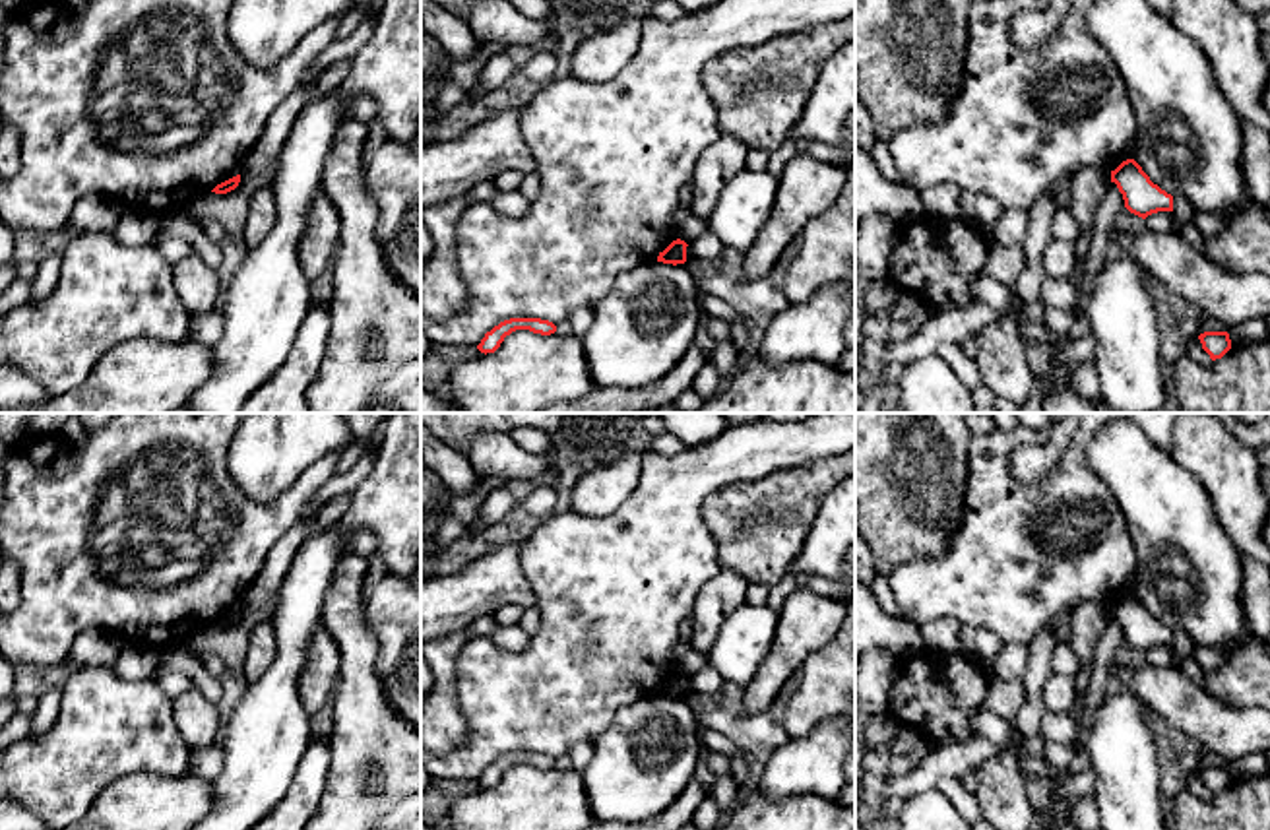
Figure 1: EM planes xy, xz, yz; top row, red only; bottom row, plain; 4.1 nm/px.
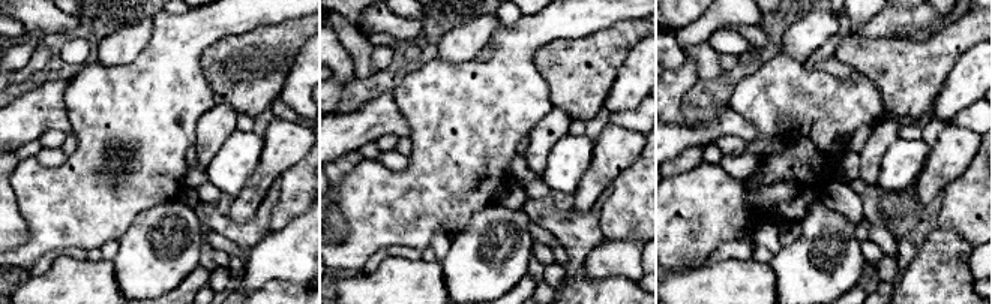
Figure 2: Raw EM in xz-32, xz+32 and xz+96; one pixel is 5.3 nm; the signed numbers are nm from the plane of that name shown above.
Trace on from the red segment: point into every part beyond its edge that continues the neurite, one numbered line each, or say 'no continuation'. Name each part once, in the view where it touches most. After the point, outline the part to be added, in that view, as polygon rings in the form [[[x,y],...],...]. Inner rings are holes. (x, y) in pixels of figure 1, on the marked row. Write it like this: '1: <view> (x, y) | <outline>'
no continuation

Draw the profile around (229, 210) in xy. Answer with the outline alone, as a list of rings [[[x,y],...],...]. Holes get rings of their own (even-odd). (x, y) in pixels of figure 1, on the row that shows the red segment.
[[[275,157],[262,175],[240,180],[235,190],[227,194],[215,194],[211,190],[204,192],[182,211],[198,227],[215,223],[225,231],[225,235],[233,235],[242,240],[250,198],[256,190],[271,186],[277,171],[279,157]]]

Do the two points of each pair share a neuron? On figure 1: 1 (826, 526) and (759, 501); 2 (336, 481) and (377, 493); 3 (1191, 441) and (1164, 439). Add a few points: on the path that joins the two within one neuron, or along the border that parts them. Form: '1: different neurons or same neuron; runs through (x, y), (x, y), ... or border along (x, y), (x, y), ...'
1: different neurons; border along (834, 487), (823, 501), (793, 561)
2: different neurons; border along (377, 450), (373, 468), (351, 493)
3: different neurons; border along (1170, 433), (1172, 450)

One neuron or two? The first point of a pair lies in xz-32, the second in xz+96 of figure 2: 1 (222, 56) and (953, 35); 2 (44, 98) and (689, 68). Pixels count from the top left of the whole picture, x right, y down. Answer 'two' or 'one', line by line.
1: one
2: two

